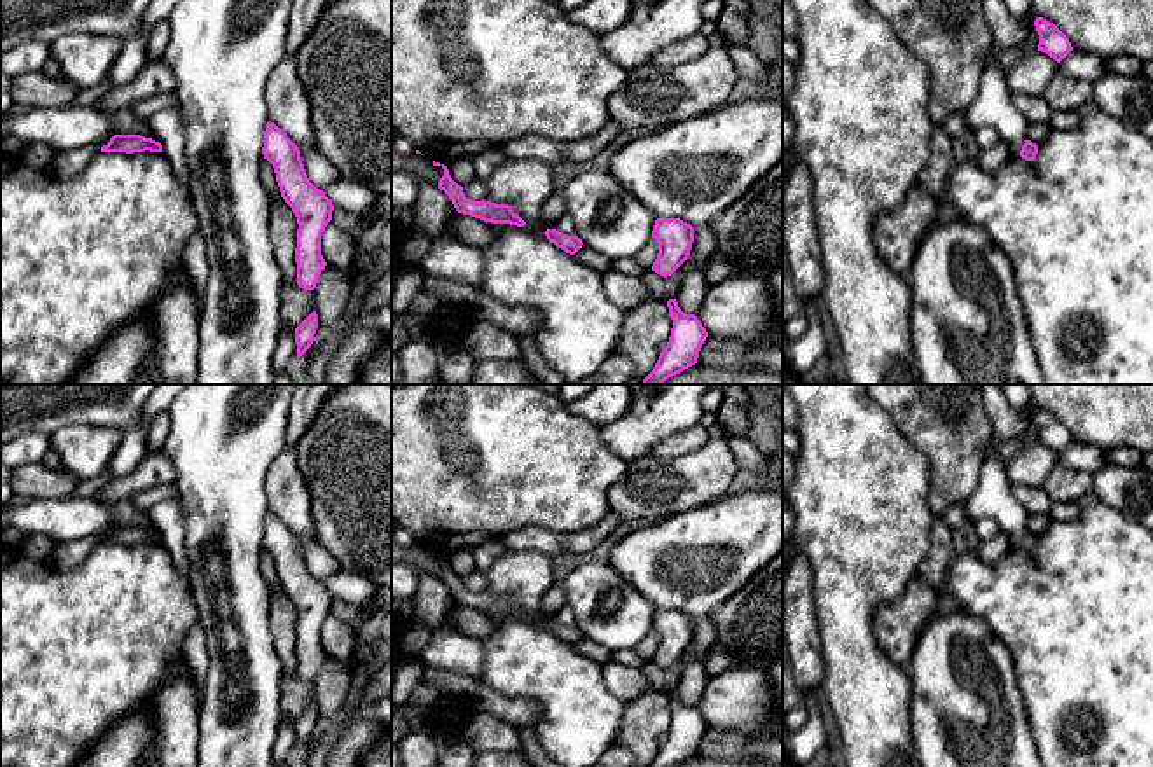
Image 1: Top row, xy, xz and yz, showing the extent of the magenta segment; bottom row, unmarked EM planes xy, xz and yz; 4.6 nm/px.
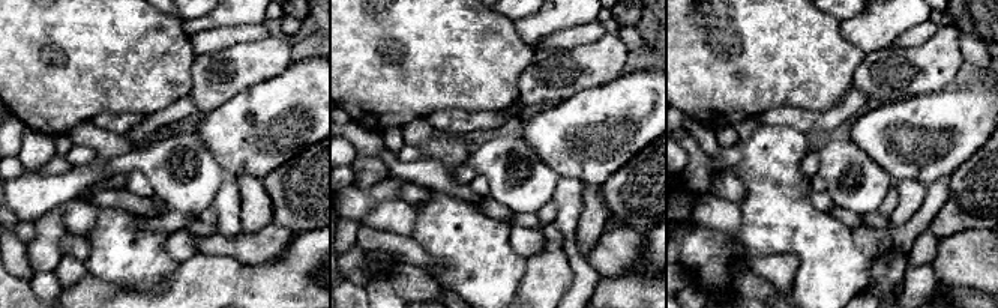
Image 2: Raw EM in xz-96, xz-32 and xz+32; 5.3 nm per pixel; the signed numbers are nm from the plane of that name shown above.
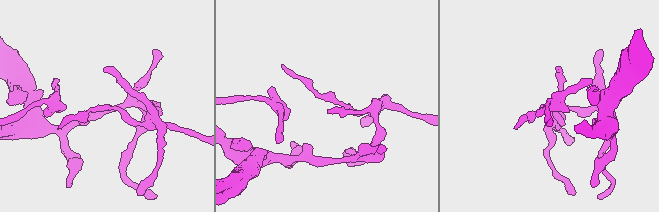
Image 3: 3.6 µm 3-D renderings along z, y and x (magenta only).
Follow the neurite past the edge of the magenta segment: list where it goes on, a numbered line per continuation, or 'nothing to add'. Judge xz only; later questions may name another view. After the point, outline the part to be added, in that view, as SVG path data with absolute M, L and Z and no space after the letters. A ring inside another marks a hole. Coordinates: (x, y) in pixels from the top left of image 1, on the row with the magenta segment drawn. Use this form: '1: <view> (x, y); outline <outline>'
nothing to add

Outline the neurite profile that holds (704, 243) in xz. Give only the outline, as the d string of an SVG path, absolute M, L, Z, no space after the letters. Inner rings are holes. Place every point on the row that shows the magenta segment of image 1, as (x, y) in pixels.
M713 224L697 225L694 227L694 243L688 259L671 276L664 278L648 269L641 278L655 299L667 302L669 299L676 299L687 266L711 257L715 250L716 238Z

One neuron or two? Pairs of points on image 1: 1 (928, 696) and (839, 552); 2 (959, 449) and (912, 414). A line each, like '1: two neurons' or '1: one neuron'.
1: two neurons
2: one neuron

